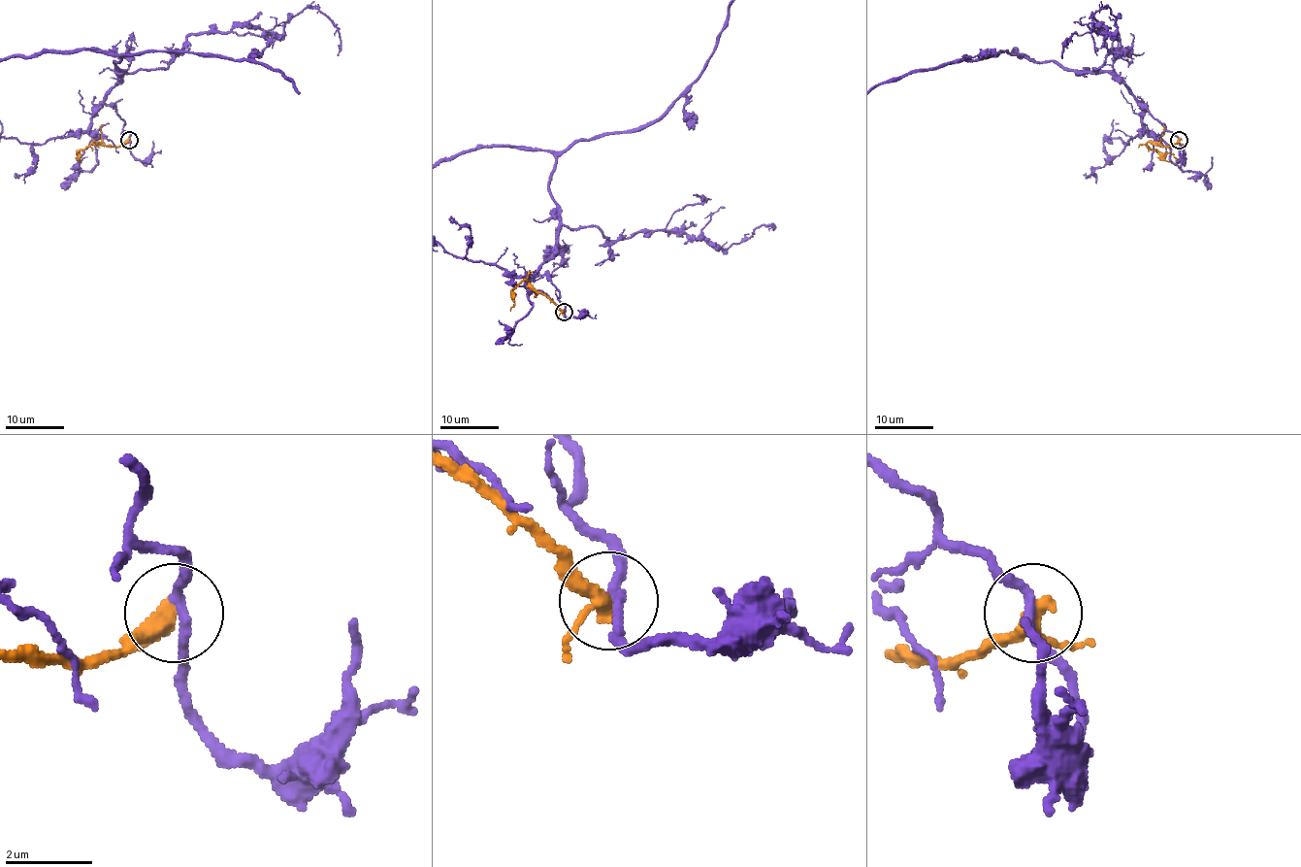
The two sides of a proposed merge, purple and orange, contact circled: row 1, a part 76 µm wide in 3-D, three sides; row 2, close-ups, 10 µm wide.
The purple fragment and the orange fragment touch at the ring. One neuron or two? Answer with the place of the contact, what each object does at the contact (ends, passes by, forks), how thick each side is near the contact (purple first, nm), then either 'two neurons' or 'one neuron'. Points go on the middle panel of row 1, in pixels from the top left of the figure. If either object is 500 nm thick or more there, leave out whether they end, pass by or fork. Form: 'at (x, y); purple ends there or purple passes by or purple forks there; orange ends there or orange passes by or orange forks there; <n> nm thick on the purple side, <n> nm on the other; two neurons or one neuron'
at (564, 312); purple passes by; orange passes by; 220 nm thick on the purple side, 340 nm on the other; two neurons

